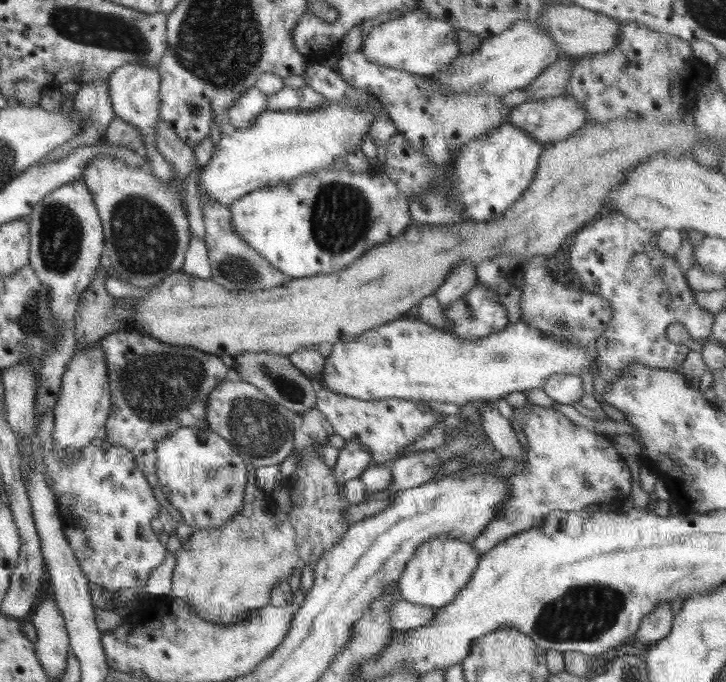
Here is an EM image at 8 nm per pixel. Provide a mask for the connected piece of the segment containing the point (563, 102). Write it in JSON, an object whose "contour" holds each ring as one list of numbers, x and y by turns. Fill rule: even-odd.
{"contour":[[565,95,538,101,526,100,509,112,509,123,515,124,544,146,549,146,568,138,582,128,585,125,585,110,581,104]]}

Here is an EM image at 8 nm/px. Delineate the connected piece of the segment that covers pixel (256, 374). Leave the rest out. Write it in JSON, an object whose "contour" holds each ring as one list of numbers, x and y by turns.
{"contour":[[244,352,232,358,234,358,233,378,253,384,274,402,281,404,284,408,290,408,298,414,316,408,318,390,316,385,292,365,288,356,273,353]]}

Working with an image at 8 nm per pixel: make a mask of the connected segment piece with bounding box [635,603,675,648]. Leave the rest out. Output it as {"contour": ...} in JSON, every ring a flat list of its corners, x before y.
{"contour":[[670,603,659,604,640,621,638,630,635,631,636,638,647,648,662,640,670,632,675,617,670,606]]}

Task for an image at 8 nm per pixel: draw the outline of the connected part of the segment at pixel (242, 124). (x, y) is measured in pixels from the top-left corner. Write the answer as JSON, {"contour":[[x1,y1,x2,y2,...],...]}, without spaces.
{"contour":[[252,86,227,108,226,122,236,128,248,128,267,108,267,94]]}

